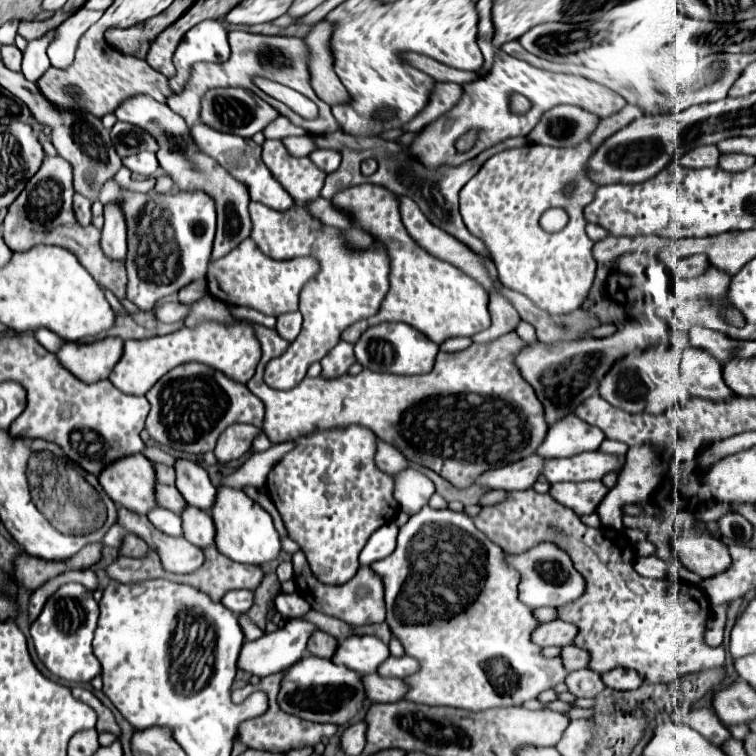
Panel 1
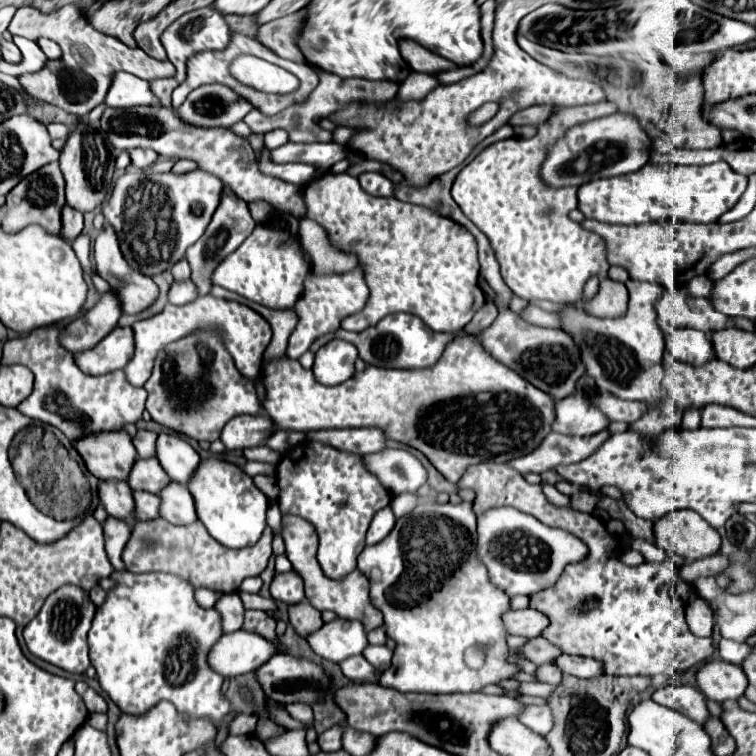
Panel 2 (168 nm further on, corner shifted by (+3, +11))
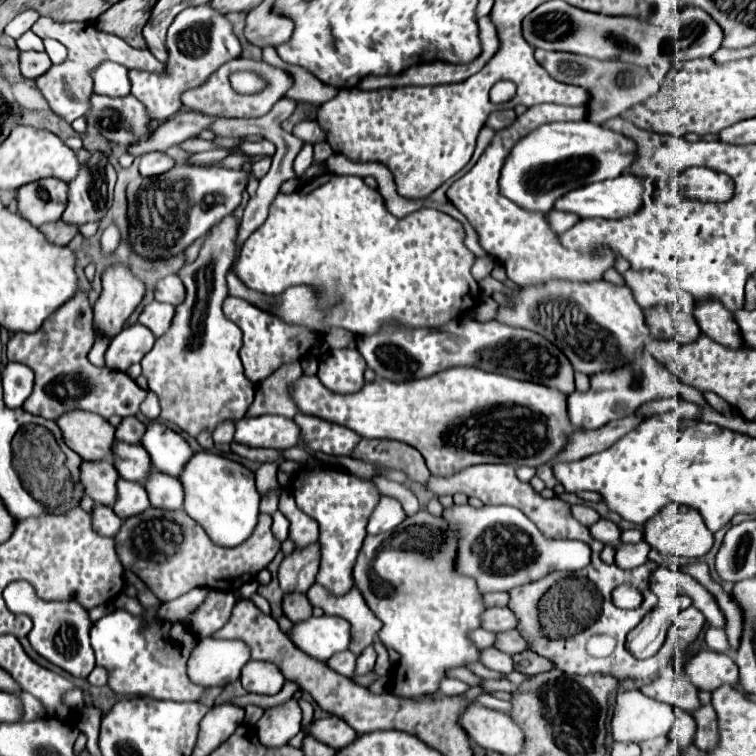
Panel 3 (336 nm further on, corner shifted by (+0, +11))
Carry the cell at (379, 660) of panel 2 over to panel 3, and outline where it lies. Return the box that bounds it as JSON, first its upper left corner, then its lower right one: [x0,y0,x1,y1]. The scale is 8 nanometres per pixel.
[356,646,376,676]

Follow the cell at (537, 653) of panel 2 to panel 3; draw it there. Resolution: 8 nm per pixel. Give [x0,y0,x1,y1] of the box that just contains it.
[496,630,530,654]

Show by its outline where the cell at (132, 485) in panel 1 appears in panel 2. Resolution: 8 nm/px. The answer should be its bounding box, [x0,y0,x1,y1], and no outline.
[73,432,137,480]

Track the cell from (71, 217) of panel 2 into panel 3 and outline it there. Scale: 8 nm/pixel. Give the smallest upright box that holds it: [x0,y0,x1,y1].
[40,220,78,244]

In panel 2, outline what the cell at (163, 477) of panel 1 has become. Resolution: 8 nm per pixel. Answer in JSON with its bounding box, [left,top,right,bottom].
[133,430,157,458]

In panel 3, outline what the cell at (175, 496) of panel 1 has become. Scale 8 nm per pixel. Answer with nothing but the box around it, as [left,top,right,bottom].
[114,442,152,484]

